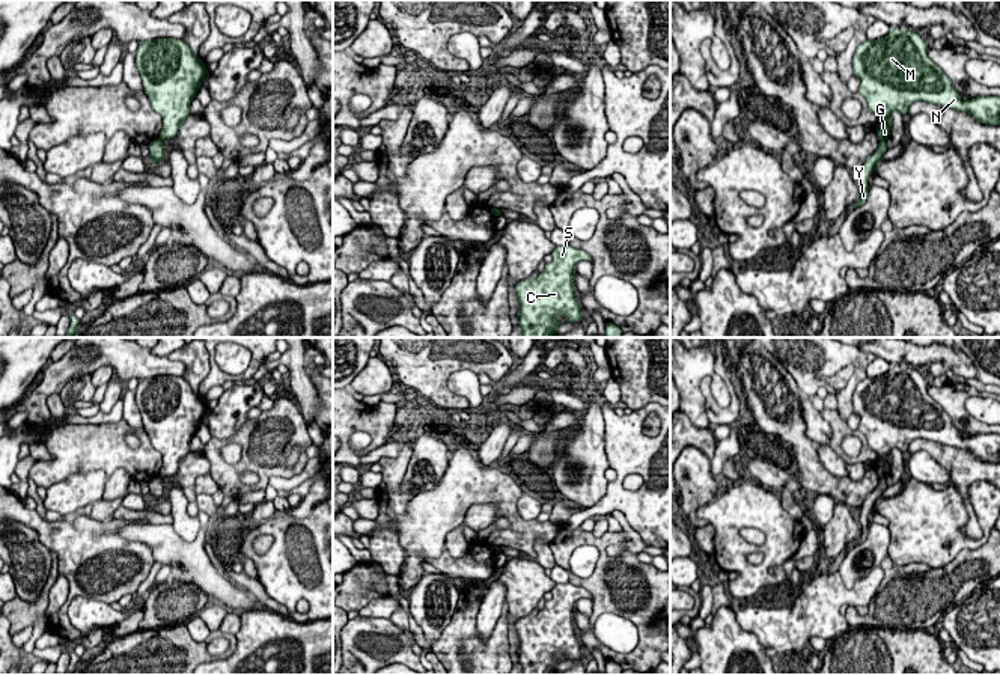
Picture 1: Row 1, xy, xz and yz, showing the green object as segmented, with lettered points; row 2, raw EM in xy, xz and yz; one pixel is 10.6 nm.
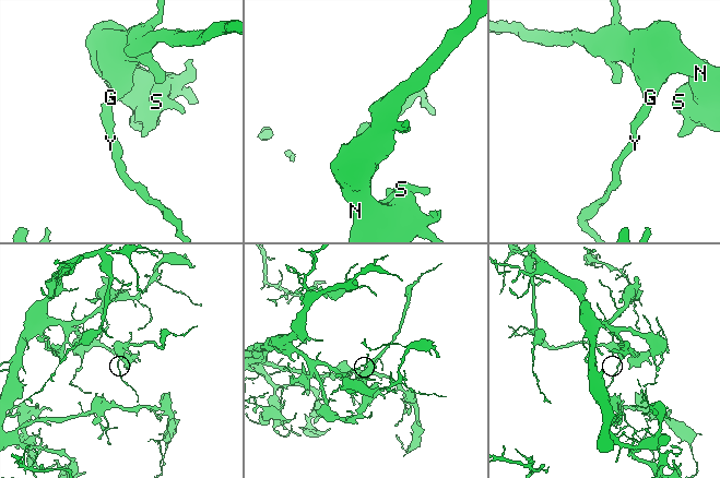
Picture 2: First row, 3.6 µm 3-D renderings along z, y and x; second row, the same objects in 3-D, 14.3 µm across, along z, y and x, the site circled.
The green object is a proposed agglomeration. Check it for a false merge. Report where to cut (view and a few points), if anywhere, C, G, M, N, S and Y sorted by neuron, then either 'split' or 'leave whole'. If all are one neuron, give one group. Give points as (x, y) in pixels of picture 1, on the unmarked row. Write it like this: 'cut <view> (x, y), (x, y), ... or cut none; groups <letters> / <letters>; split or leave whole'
cut yz (880, 476), (884, 478); groups C G M N S / Y; split

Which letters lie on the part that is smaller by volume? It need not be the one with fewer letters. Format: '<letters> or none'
Y

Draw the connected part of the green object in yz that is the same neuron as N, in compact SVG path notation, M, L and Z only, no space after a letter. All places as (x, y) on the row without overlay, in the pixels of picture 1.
M892 366L880 377L864 377L852 395L852 413L860 417L858 431L866 437L867 447L881 457L875 467L880 478L886 478L892 467L892 451L908 451L914 438L926 438L946 446L970 451L986 463L1000 463L1000 434L976 434L964 437L953 425L950 416L928 395L928 381L910 366Z

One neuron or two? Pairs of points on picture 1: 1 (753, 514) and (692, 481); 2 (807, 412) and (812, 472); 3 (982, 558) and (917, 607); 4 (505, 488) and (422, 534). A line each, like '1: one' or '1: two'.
1: two
2: two
3: one
4: one

